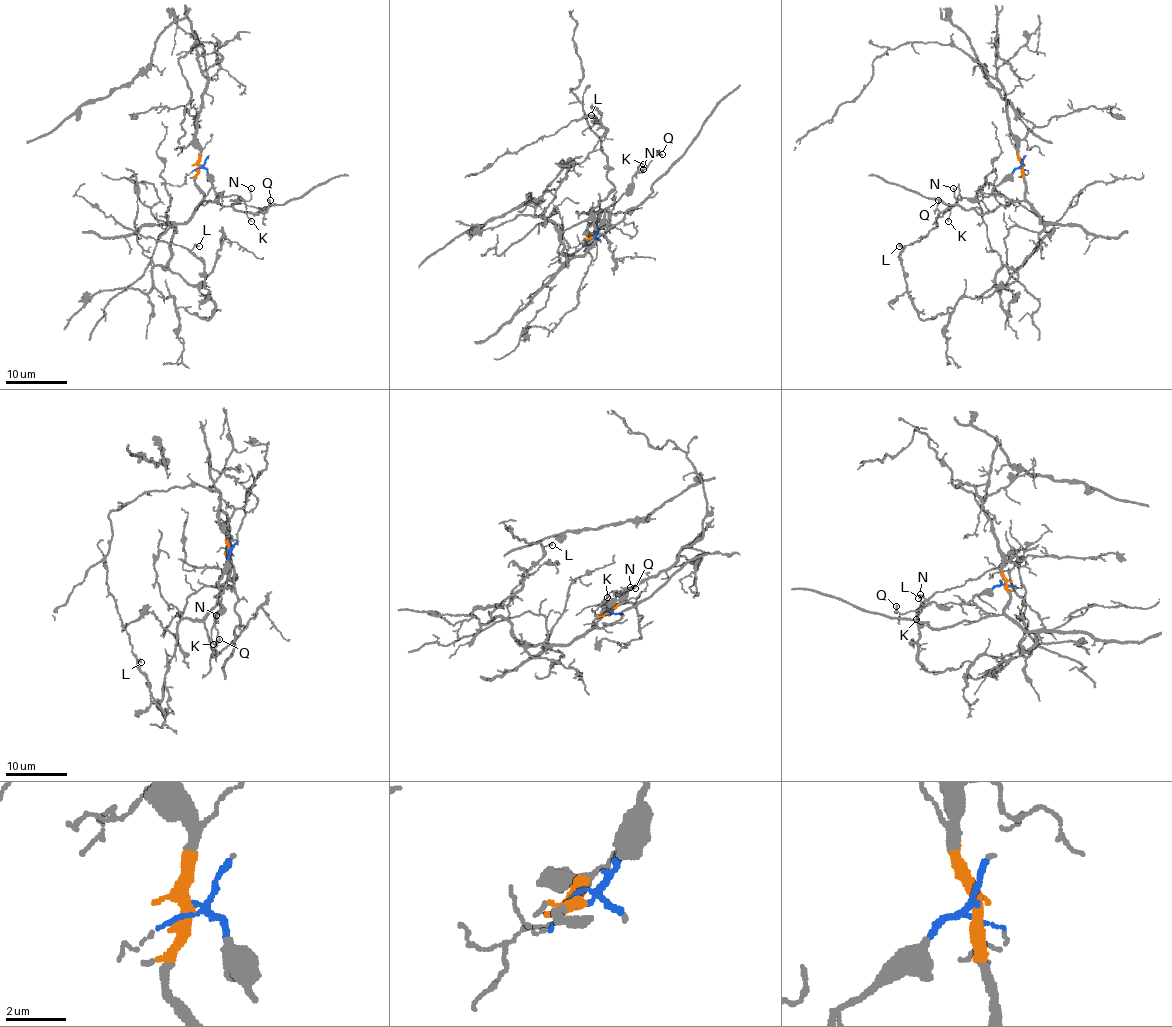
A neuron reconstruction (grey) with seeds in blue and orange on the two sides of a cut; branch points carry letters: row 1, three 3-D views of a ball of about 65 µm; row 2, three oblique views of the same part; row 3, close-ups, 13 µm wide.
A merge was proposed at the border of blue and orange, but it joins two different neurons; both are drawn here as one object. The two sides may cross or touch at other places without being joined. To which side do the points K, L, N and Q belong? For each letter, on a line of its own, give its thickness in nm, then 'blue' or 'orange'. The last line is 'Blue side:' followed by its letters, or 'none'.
K: 120 nm thick; blue
L: 140 nm thick; orange
N: 110 nm thick; blue
Q: 140 nm thick; blue
Blue side: K, N, Q

